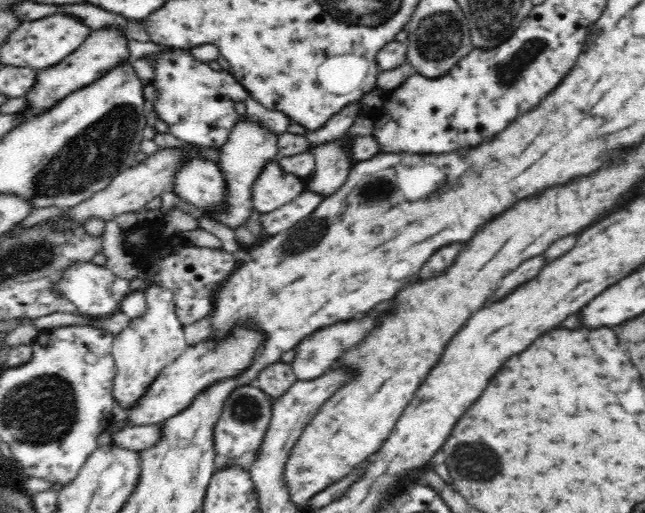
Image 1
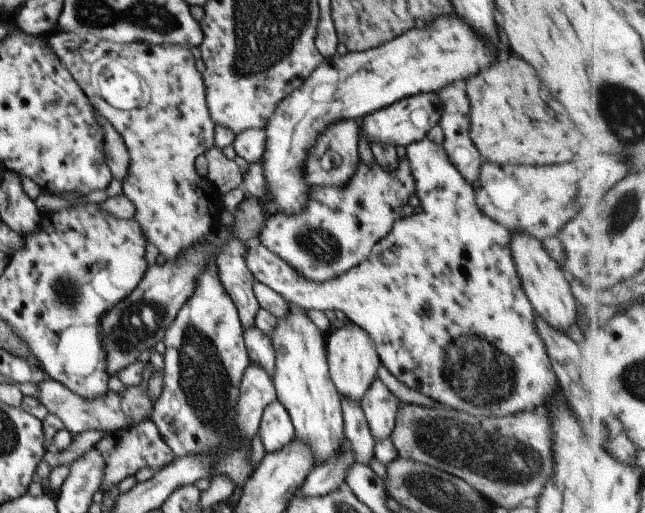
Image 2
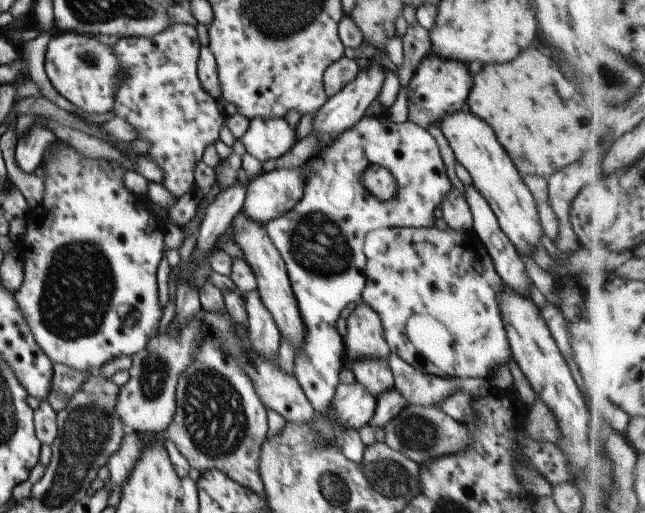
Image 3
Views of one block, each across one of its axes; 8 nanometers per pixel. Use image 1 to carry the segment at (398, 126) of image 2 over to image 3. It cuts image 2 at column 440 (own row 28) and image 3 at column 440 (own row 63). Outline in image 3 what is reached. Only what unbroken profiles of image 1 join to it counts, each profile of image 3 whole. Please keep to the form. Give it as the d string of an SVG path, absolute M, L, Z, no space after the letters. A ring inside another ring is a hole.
M425 56L412 73L407 85L407 121L428 129L438 127L445 116L465 109L466 98L469 95L471 76L467 74L465 66L437 60L437 56Z

